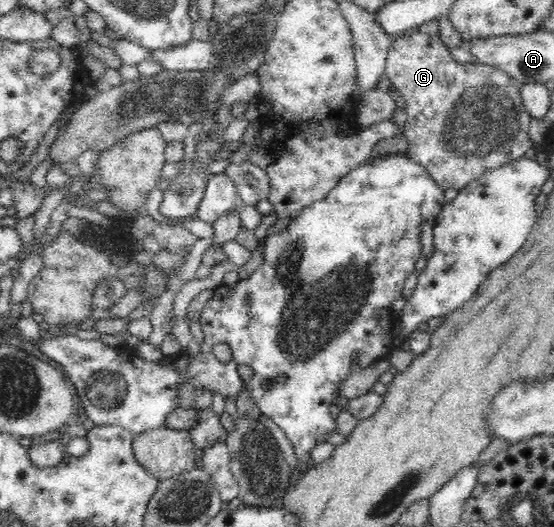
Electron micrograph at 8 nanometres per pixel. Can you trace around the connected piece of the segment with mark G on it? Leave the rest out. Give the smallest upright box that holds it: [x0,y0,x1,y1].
[384,30,534,192]

